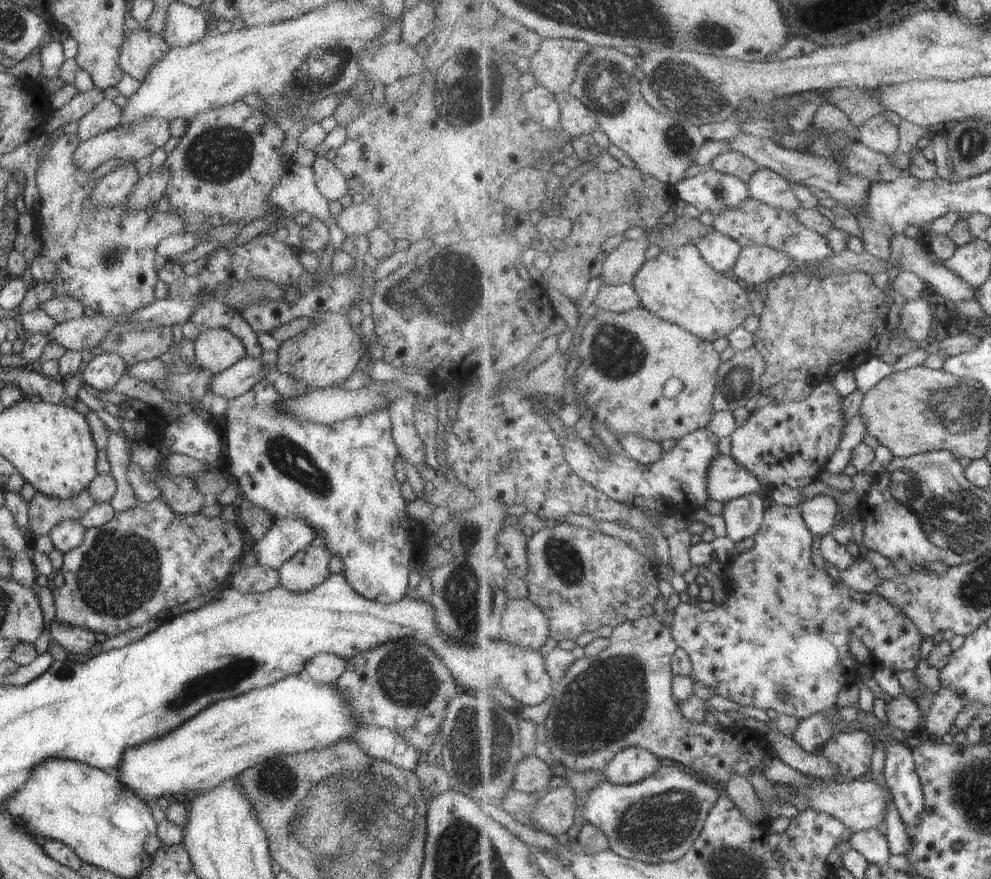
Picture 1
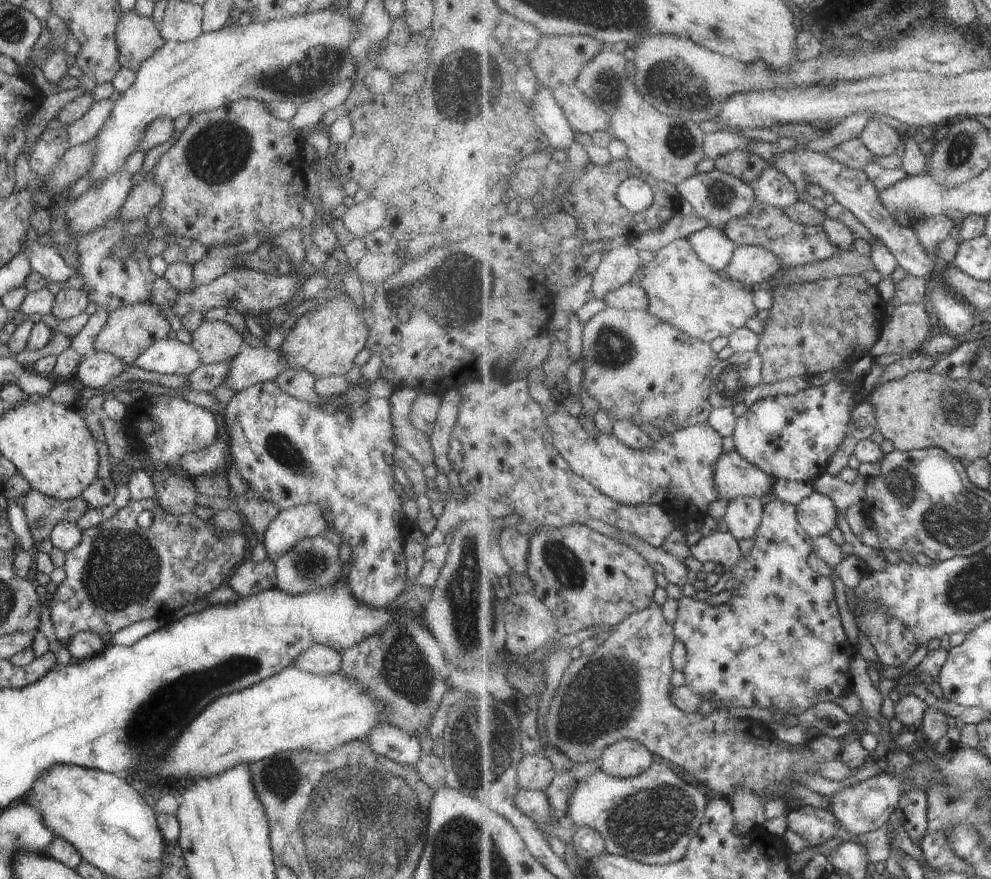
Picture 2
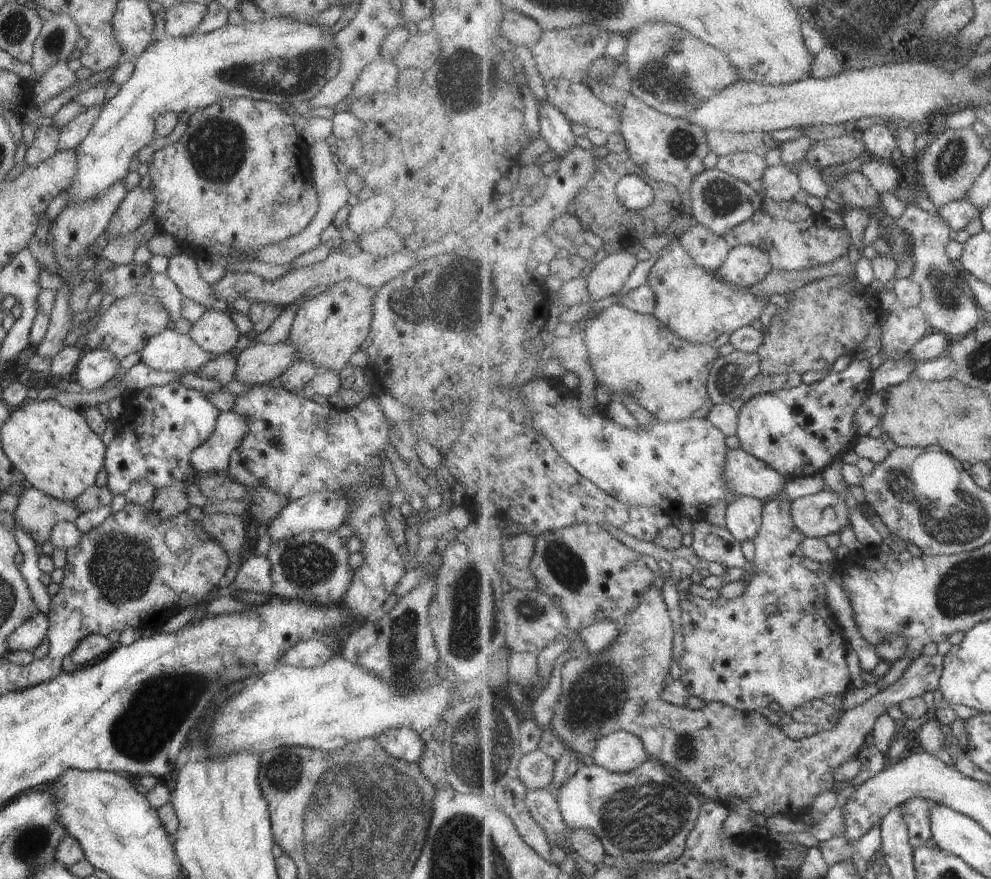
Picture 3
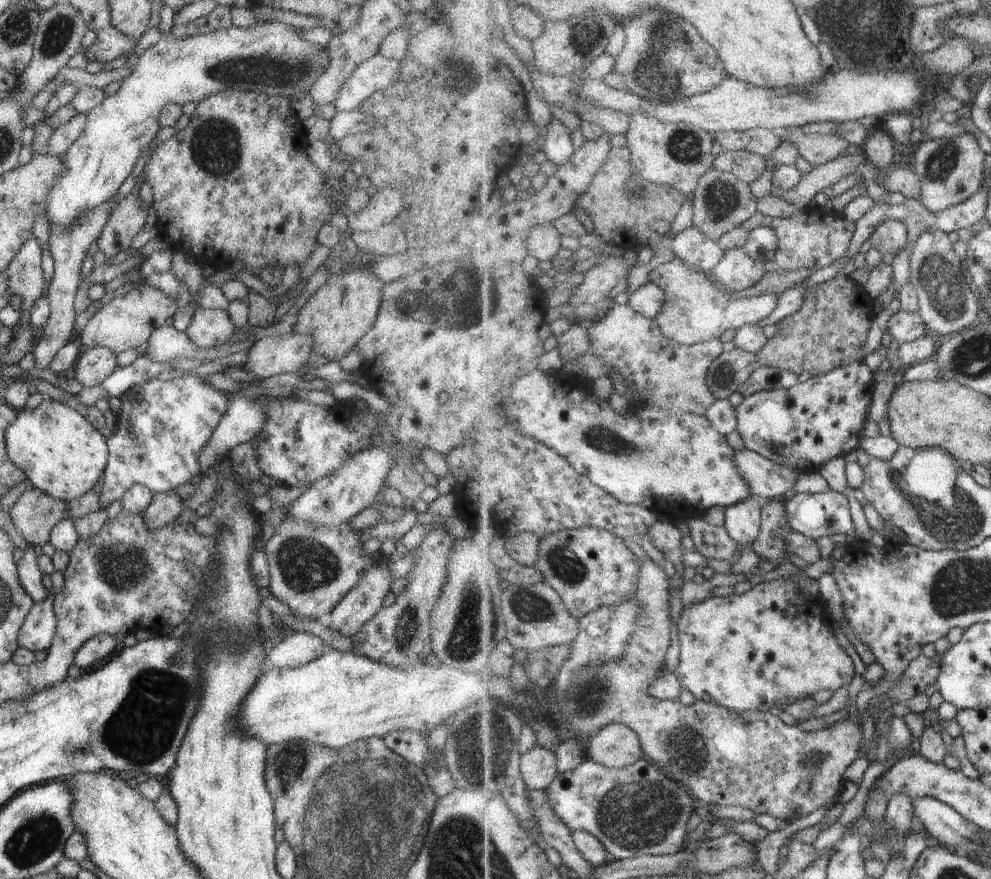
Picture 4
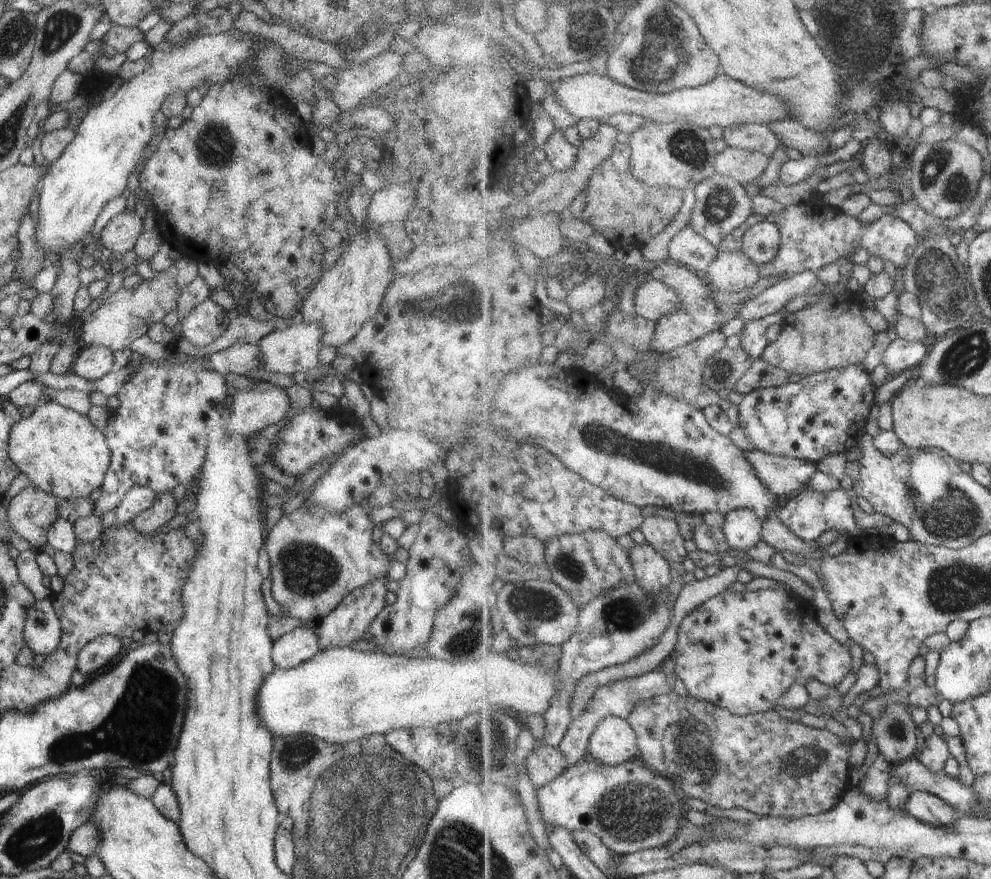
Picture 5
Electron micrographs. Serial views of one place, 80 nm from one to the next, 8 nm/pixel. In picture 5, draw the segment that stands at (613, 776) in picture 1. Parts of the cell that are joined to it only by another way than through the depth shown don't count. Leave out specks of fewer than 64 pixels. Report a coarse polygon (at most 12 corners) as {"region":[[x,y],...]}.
{"region":[[608,716],[594,730],[589,757],[615,766],[639,759],[627,719]]}

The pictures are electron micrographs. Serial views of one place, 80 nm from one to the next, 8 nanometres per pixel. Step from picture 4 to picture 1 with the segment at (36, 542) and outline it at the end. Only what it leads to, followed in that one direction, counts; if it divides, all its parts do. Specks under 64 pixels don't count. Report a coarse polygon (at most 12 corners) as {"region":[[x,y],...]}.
{"region":[[87,489],[66,499],[34,492],[29,529],[47,535],[79,520],[93,503]]}

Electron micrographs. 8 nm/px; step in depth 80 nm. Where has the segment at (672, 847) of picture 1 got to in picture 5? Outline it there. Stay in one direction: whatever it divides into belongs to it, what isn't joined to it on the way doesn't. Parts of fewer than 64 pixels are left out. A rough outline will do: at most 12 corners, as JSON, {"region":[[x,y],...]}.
{"region":[[641,759],[572,764],[541,820],[616,855],[667,849],[684,795]]}

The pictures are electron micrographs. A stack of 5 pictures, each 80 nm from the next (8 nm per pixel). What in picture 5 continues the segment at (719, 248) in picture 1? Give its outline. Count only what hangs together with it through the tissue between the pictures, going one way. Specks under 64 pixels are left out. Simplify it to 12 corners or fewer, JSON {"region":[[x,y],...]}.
{"region":[[686,226],[668,244],[669,260],[705,275],[721,251]]}

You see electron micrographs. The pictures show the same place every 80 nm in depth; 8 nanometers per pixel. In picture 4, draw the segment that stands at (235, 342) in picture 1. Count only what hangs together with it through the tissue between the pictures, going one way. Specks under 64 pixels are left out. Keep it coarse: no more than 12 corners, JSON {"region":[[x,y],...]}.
{"region":[[197,306],[184,333],[200,349],[235,330],[224,309]]}

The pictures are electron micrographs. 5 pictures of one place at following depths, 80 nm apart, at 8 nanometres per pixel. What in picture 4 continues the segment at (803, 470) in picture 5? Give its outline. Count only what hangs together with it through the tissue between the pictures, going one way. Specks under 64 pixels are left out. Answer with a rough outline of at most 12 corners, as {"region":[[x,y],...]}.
{"region":[[747,448],[734,463],[764,503],[787,497],[801,476]]}

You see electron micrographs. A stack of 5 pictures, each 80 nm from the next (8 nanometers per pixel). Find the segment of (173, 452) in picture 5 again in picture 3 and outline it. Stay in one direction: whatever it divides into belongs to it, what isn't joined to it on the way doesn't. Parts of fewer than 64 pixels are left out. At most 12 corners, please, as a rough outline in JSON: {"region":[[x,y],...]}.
{"region":[[175,381],[120,397],[106,487],[195,477],[219,412]]}

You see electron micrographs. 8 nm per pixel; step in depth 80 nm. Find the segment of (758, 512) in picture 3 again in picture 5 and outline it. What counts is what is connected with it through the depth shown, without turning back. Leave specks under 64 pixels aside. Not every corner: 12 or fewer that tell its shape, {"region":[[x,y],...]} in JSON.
{"region":[[753,510],[727,514],[722,530],[732,553],[762,541],[763,523]]}

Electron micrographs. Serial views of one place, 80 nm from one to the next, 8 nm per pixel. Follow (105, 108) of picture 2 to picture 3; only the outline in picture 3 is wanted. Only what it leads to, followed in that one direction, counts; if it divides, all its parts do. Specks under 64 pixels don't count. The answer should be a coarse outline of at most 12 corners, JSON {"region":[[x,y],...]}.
{"region":[[101,105],[86,108],[61,127],[57,151],[87,136]]}

